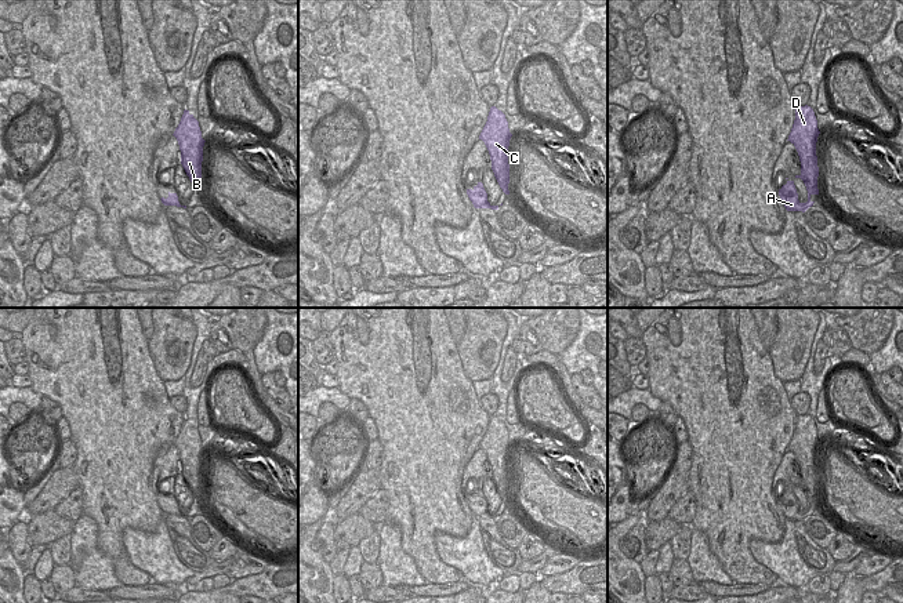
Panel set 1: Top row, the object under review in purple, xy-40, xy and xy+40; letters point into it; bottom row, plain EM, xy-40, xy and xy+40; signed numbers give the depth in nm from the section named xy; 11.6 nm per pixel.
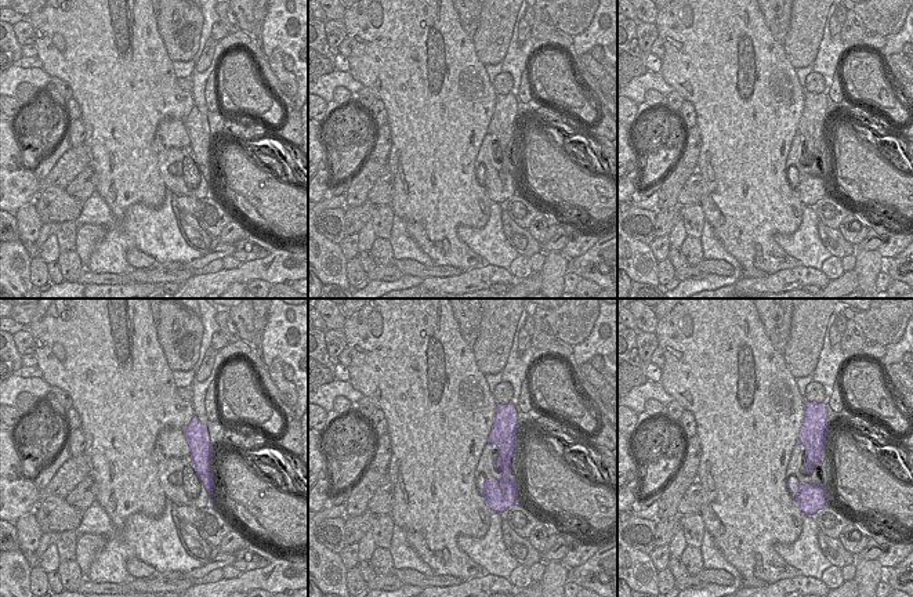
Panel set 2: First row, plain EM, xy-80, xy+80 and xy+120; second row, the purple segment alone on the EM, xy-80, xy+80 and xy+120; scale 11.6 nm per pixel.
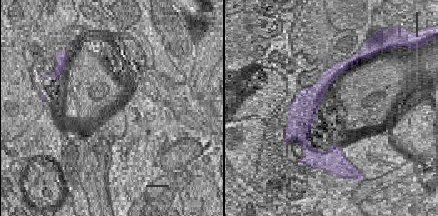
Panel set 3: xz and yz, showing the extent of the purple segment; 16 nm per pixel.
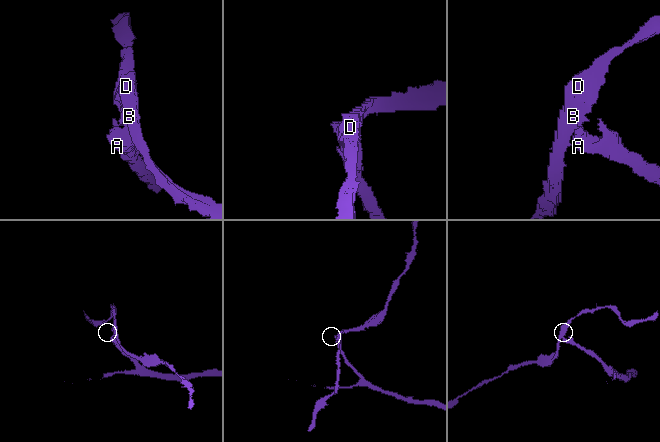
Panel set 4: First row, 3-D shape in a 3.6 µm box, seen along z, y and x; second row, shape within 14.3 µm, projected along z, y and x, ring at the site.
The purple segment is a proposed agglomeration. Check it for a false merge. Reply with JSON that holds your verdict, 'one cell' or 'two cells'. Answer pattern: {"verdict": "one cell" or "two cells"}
{"verdict": "two cells"}

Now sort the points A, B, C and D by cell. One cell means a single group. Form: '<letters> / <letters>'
A / B C D

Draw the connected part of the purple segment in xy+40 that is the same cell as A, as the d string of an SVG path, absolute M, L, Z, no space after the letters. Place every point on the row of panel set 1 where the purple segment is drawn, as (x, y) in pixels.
M786 178L786 179L787 179L787 184L779 189L779 196L786 207L786 210L805 212L815 203L810 200L810 196L819 195L817 186L812 186L809 182L804 182L806 186L806 190L808 190L808 201L801 203L798 200L798 193L797 193L795 185L794 185L794 181L790 181L788 178Z

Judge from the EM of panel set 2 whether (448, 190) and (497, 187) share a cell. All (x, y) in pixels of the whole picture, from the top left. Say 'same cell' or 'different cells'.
different cells

